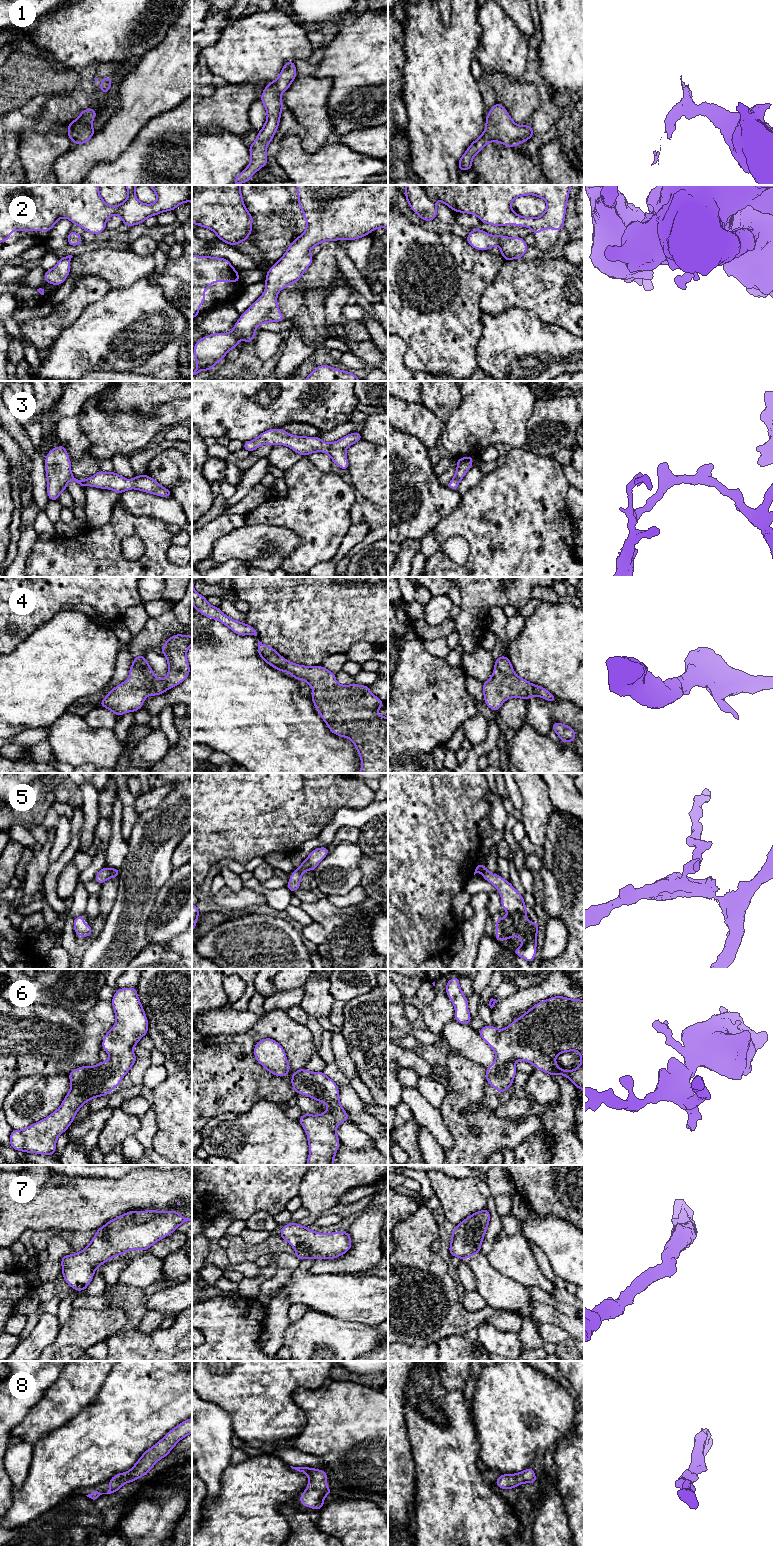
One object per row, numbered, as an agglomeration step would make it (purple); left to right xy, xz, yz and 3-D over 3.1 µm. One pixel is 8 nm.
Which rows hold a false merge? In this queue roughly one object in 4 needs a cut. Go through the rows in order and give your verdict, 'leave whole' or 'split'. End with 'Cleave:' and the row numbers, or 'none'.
1: leave whole
2: leave whole
3: leave whole
4: leave whole
5: leave whole
6: leave whole
7: leave whole
8: leave whole
Cleave: none

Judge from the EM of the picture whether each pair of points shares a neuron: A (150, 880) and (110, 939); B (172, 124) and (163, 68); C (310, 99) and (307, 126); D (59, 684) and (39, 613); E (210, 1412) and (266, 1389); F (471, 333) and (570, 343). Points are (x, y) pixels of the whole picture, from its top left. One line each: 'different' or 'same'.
A: same
B: different
C: same
D: different
E: different
F: different

